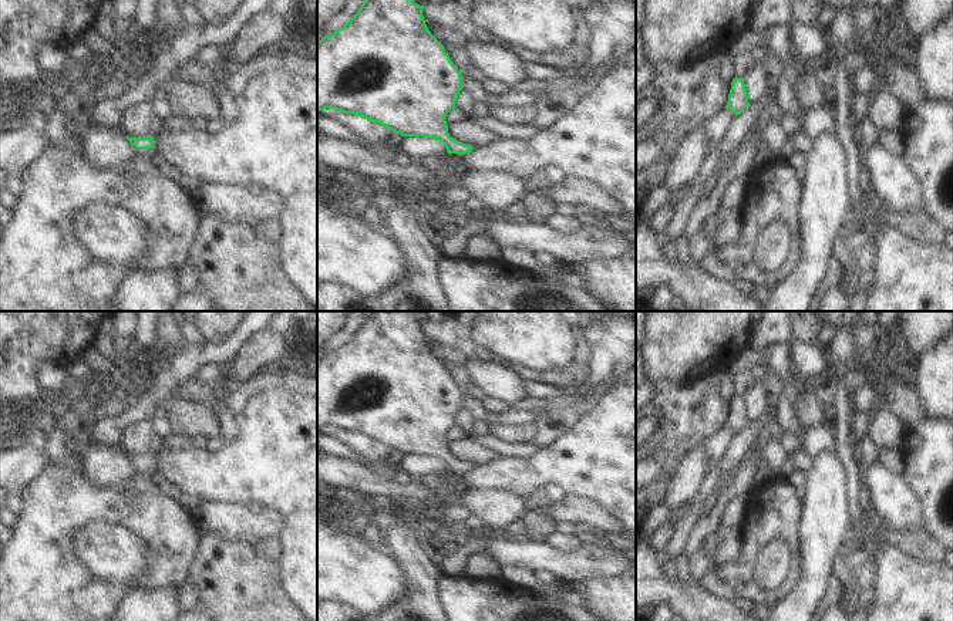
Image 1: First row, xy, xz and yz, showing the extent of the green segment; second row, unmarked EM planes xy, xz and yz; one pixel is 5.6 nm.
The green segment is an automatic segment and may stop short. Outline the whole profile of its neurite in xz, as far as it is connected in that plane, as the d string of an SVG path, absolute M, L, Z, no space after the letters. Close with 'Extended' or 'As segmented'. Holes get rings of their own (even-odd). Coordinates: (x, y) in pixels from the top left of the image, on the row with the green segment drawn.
M364 0L348 23L324 36L317 43L317 111L333 108L358 114L403 136L434 138L445 145L448 153L465 155L474 148L451 138L445 121L445 115L455 108L462 77L444 45L428 30L422 9L412 0Z. As segmented.

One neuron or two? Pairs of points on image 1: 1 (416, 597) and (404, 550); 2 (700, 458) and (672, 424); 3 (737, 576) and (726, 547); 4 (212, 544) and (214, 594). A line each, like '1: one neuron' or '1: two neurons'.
1: one neuron
2: two neurons
3: two neurons
4: one neuron

